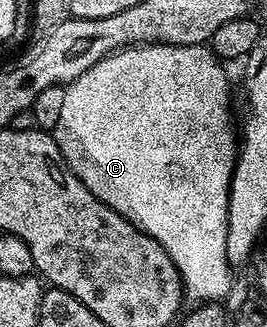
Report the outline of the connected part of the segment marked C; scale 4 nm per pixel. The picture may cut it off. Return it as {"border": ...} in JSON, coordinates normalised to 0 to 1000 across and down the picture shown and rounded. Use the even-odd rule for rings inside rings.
{"border":[[[539,131],[513,144],[464,144],[390,174],[330,223],[300,223],[266,254],[243,257],[240,324],[225,343],[225,370],[195,410],[217,437],[232,486],[303,560],[330,575],[390,627],[404,627],[449,664],[464,664],[509,700],[569,725],[644,786],[659,823],[682,850],[682,884],[700,917],[730,914],[730,930],[831,920],[858,896],[869,862],[861,835],[865,783],[846,774],[846,713],[861,700],[861,557],[876,538],[876,505],[899,459],[884,422],[884,388],[861,379],[861,254],[846,245],[846,217],[813,168],[783,141],[648,144],[625,131]]]}

